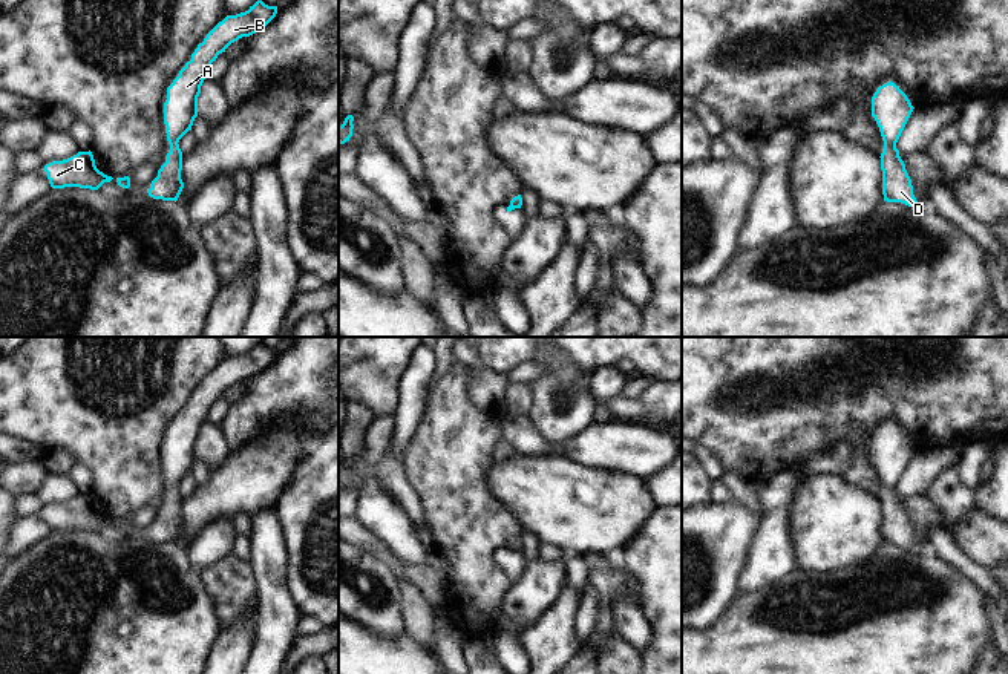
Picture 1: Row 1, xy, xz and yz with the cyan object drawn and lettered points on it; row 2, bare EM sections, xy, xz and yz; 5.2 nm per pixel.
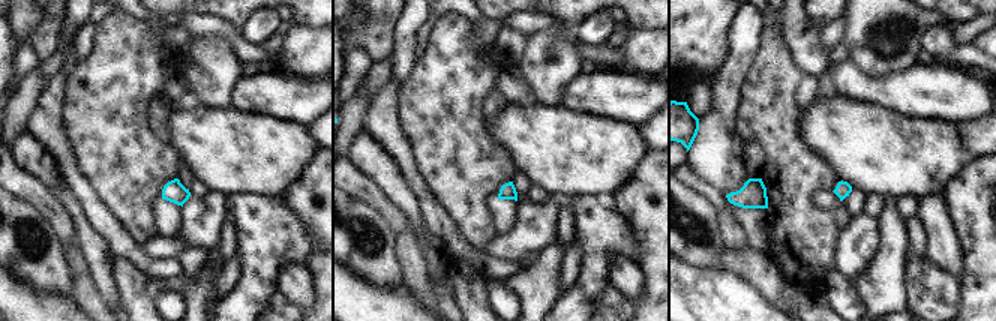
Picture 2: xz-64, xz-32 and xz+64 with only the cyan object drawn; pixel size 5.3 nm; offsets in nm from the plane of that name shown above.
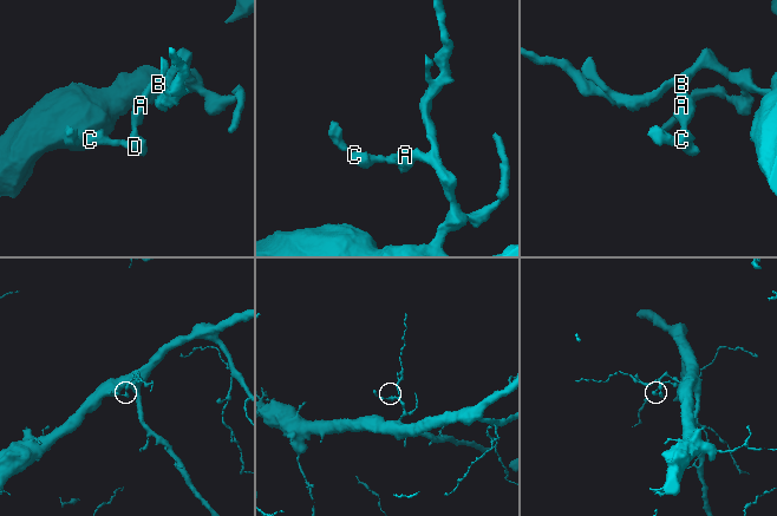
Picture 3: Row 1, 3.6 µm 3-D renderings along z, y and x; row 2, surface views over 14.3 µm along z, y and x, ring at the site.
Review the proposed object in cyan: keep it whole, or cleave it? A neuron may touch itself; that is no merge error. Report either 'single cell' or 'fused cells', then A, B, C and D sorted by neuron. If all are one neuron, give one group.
single cell; A B C D

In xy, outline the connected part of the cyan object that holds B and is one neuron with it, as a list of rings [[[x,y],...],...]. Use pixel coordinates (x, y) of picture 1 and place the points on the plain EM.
[[[257,343],[248,354],[227,358],[198,388],[191,397],[191,403],[185,406],[167,430],[164,467],[170,493],[165,506],[158,513],[158,519],[147,532],[150,541],[176,545],[184,532],[181,522],[182,495],[178,486],[191,473],[193,464],[198,460],[198,440],[211,406],[231,386],[263,372],[276,357],[277,349],[268,349],[262,343]]]

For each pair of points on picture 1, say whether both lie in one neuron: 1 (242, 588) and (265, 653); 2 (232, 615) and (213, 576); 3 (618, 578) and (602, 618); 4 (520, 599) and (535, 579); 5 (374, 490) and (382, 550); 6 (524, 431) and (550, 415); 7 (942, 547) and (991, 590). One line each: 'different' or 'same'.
1: different
2: same
3: same
4: same
5: different
6: different
7: same

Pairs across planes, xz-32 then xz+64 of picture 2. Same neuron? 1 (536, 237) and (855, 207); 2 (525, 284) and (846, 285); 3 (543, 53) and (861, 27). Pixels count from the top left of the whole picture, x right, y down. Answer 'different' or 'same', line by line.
1: different
2: different
3: same

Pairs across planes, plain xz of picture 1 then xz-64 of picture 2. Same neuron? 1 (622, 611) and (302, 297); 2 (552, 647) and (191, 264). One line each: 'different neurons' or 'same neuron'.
1: same neuron
2: different neurons

